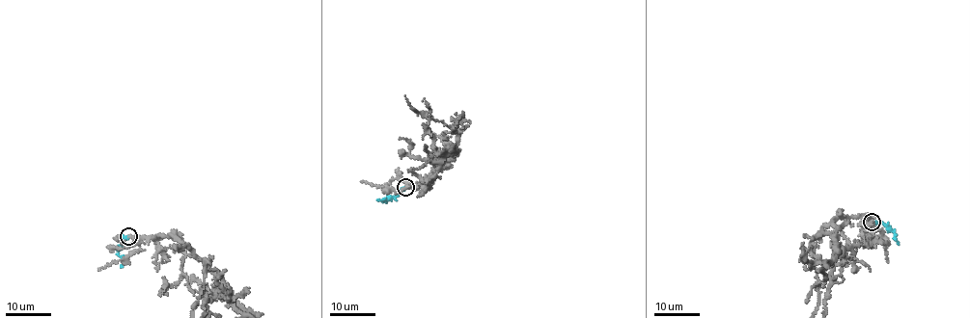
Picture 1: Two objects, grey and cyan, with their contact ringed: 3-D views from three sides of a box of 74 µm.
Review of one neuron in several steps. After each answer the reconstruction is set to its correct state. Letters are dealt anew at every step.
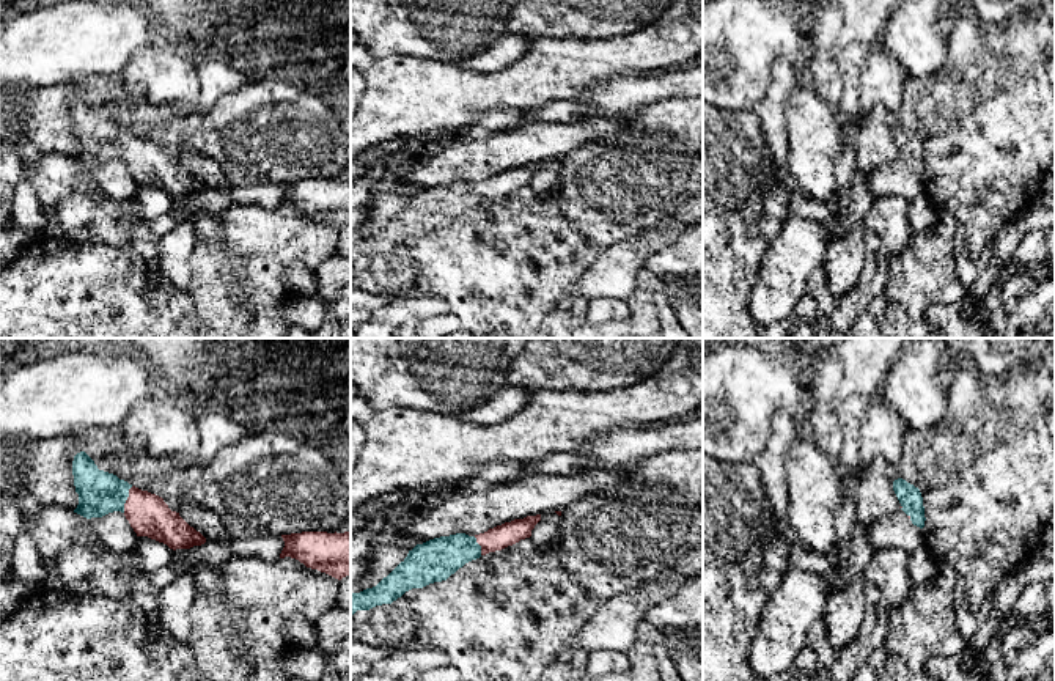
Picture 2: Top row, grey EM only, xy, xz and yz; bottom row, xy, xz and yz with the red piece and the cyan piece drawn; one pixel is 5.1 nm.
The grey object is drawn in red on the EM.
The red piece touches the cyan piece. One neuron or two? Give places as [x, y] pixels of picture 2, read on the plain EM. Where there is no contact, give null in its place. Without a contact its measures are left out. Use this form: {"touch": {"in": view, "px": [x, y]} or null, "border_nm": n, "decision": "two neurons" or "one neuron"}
{"touch": {"in": "xy", "px": [128, 147]}, "border_nm": 140, "decision": "one neuron"}

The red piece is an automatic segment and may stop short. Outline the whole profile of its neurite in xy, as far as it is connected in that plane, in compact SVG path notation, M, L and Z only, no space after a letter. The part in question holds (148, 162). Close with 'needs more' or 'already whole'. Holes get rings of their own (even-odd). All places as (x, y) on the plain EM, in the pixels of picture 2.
M85 99L74 104L72 123L79 142L74 160L91 167L121 159L137 184L148 184L173 198L206 190L206 186L190 175L179 160L171 159L162 145L99 118Z | needs more

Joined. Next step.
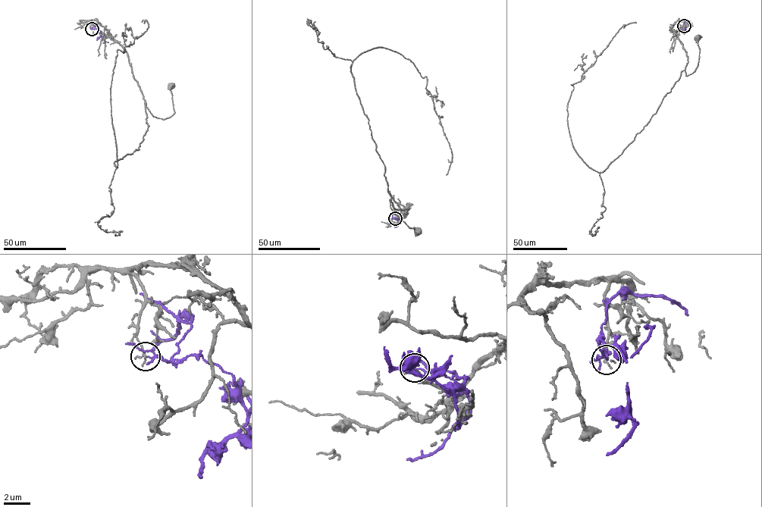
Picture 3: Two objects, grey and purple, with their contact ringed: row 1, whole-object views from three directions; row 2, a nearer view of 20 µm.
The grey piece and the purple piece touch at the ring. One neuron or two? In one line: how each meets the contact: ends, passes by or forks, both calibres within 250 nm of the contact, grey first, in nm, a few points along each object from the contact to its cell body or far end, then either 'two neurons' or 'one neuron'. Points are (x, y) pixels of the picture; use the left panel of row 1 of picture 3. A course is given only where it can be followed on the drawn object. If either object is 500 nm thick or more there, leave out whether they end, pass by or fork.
grey ends | purple ends | 180/120 nm | grey via (92, 28), (91, 20), (95, 20), (126, 51), (133, 78), (153, 116), (164, 119), (174, 114), (171, 86) | purple via (92, 28), (100, 30), (101, 35), (97, 40) | two neurons

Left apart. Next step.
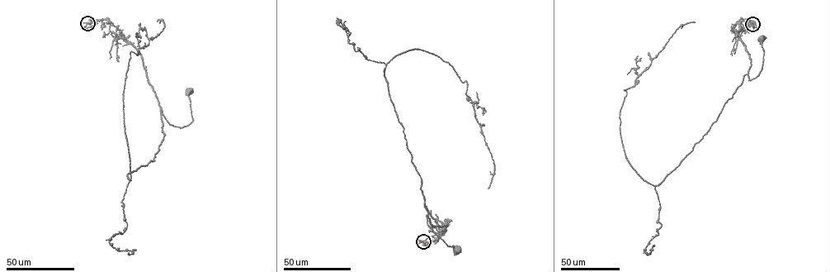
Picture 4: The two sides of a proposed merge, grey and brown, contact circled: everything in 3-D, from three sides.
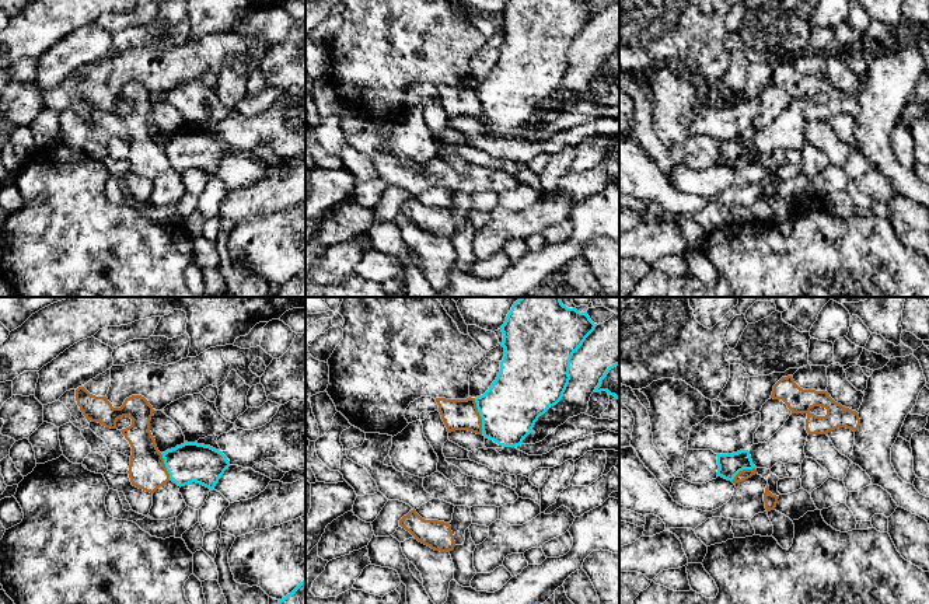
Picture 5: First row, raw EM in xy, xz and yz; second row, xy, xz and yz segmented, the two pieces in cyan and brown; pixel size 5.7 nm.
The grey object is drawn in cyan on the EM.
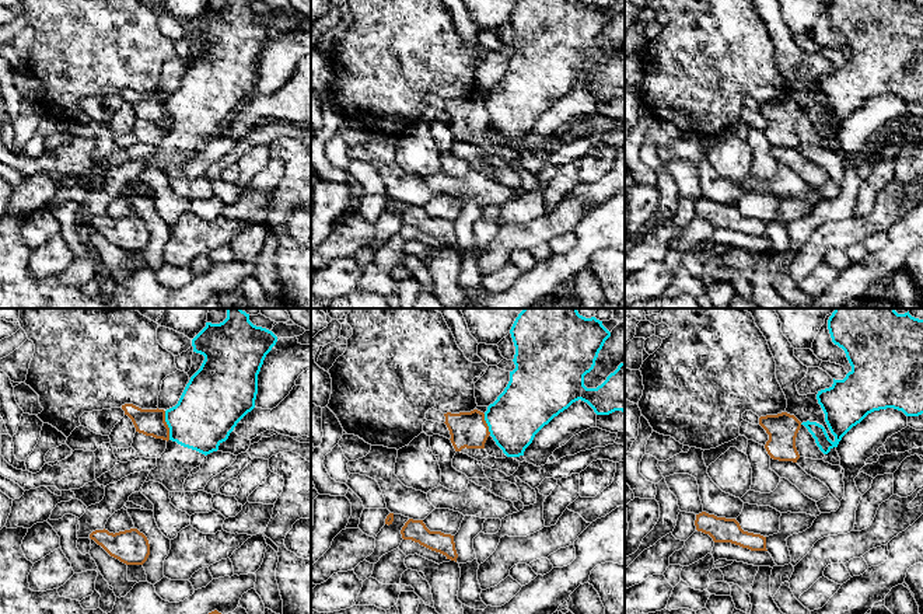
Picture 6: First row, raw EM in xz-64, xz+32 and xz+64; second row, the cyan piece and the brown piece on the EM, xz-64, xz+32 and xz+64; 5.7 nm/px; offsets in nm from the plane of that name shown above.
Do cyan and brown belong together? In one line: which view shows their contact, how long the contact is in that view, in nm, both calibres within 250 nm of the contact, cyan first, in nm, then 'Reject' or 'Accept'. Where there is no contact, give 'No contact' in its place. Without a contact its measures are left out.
Touches cyan in xz. Shared border 220 nm. Thickness 340 nm (cyan) against 180 nm. Reject

